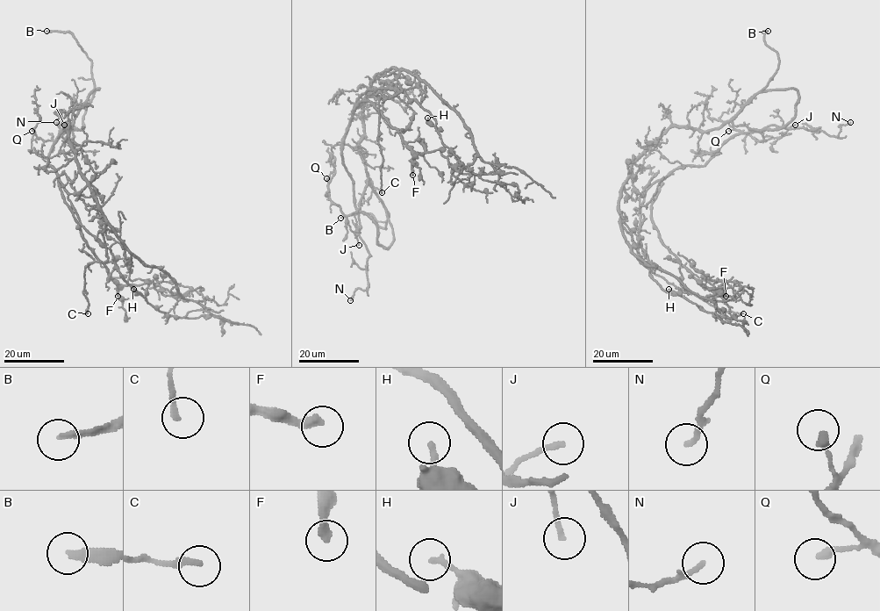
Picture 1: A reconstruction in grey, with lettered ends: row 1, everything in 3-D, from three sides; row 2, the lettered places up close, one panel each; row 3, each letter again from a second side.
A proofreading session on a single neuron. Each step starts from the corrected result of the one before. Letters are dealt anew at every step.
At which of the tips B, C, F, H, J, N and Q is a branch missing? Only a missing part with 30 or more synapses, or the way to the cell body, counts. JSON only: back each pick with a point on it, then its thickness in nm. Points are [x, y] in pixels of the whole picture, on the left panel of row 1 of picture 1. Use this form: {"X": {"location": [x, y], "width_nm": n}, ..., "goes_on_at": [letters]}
{"B": {"location": [46, 31], "width_nm": 240}, "F": {"location": [118, 296], "width_nm": 320}, "goes_on_at": ["B", "F"]}

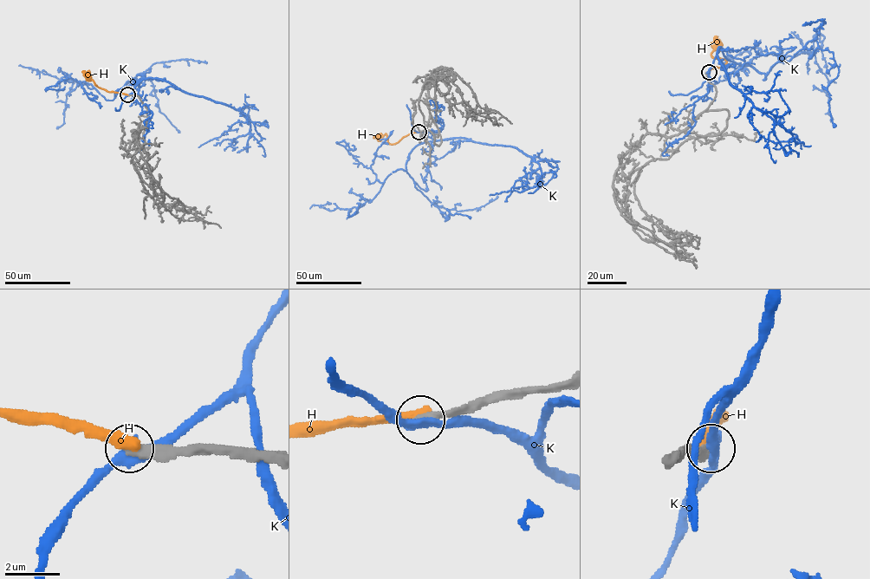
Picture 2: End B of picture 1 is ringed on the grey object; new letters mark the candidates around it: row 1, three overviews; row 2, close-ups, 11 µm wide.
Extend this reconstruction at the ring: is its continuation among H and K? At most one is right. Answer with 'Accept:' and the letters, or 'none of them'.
Accept: none of them

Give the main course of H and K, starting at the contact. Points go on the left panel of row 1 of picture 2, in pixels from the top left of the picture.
H: (127, 95), (99, 87), (89, 76)
K: (128, 95), (143, 80), (157, 78), (239, 110), (249, 123), (249, 131), (213, 145)

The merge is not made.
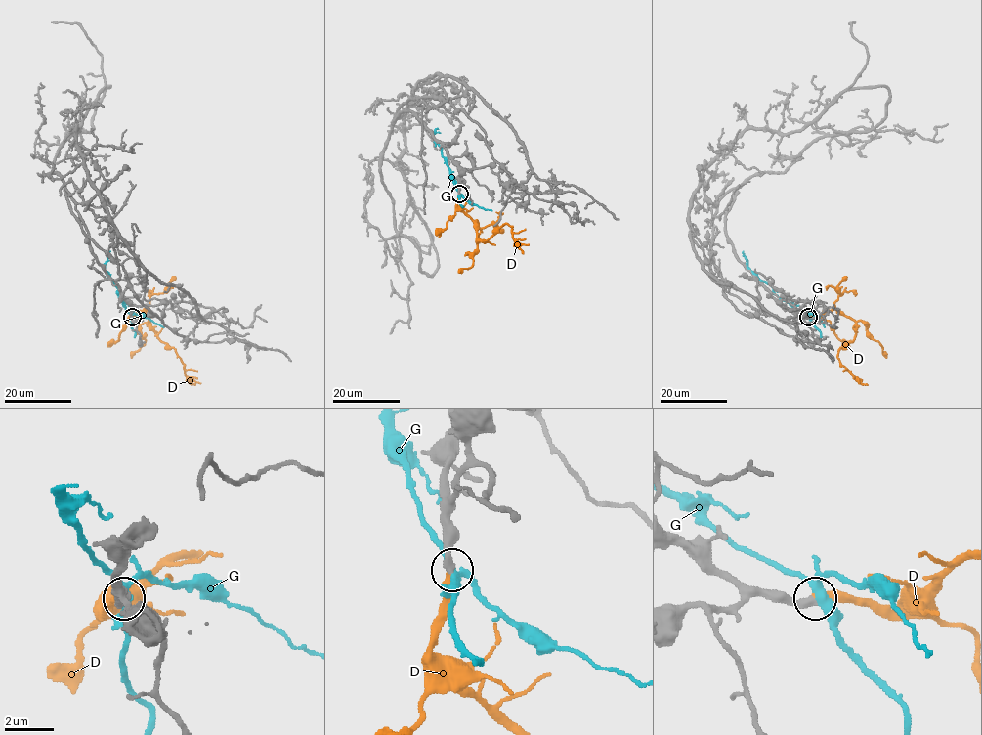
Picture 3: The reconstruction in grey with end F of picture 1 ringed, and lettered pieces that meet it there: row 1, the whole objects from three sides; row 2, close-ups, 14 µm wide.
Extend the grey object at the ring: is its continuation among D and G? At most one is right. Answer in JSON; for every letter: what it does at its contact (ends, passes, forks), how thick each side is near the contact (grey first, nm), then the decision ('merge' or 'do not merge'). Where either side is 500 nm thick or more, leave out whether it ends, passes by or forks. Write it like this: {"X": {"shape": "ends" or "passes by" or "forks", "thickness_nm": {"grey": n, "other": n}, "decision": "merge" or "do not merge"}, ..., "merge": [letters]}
{"D": {"shape": "ends", "thickness_nm": {"grey": 320, "other": 360}, "decision": "merge"}, "G": {"shape": "forks", "thickness_nm": {"grey": 320, "other": 320}, "decision": "do not merge"}, "merge": ["D"]}

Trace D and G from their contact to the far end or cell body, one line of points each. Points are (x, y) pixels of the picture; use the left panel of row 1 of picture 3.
D: (131, 317), (147, 310), (149, 326), (157, 337), (175, 350), (184, 364), (185, 374), (195, 384)
G: (131, 317), (105, 267), (110, 251)

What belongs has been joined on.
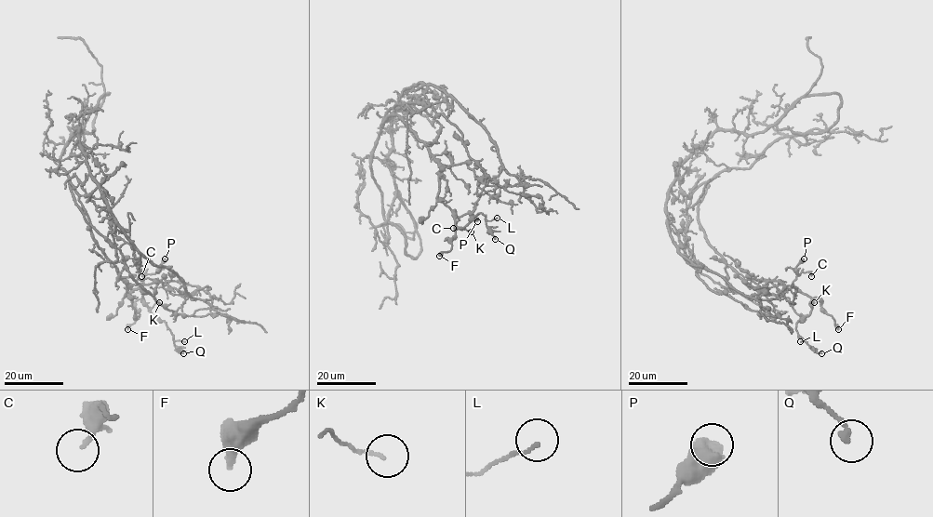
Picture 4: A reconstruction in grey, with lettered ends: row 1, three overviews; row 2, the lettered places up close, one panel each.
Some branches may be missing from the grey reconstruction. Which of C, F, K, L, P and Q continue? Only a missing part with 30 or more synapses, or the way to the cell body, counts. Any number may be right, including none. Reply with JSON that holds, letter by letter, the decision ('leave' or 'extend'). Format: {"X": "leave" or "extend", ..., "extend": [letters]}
{"C": "leave", "F": "leave", "K": "leave", "L": "leave", "P": "leave", "Q": "leave", "extend": []}

